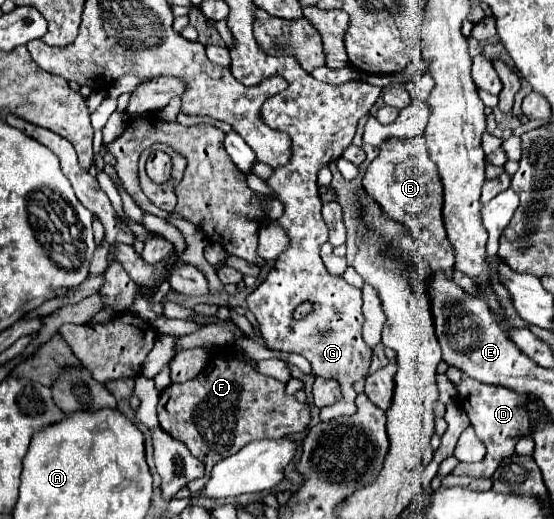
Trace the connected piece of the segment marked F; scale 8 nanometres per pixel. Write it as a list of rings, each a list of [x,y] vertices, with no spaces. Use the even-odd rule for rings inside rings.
[[[214,347],[206,369],[192,381],[168,387],[160,393],[158,419],[166,433],[182,441],[188,451],[204,463],[204,477],[188,483],[190,493],[200,491],[214,463],[240,451],[250,441],[278,439],[290,433],[302,433],[310,423],[308,405],[298,403],[284,391],[284,383],[258,373],[252,365],[234,357],[234,347]],[[276,409],[276,415],[270,415]]]

